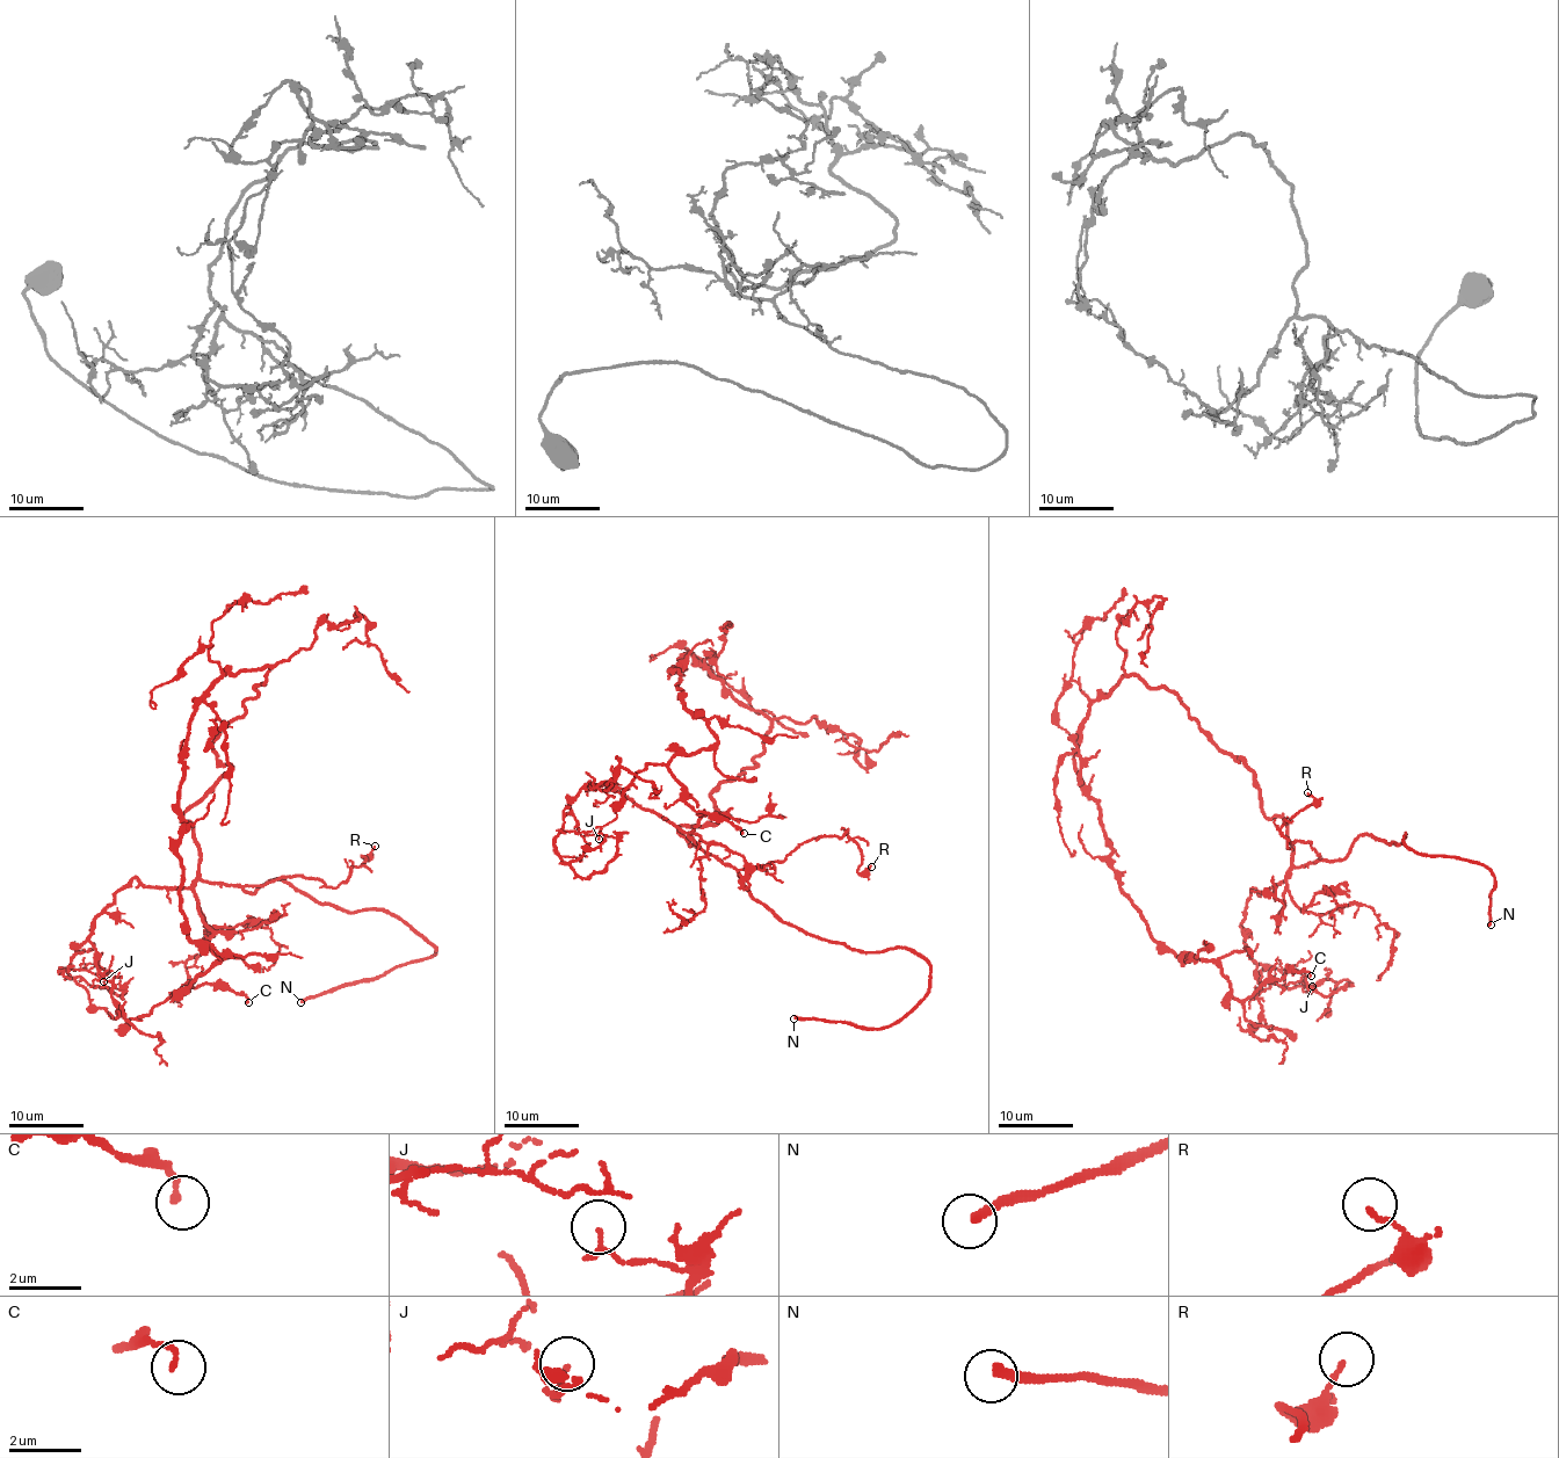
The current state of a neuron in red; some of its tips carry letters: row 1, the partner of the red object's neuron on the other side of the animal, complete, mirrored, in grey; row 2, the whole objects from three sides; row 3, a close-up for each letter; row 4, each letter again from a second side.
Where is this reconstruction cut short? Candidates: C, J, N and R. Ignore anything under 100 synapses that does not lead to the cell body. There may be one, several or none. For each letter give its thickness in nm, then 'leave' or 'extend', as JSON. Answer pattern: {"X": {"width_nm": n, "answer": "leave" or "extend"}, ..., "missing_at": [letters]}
{"C": {"width_nm": 150, "answer": "leave"}, "J": {"width_nm": 100, "answer": "leave"}, "N": {"width_nm": 220, "answer": "extend"}, "R": {"width_nm": 120, "answer": "leave"}, "missing_at": ["N"]}

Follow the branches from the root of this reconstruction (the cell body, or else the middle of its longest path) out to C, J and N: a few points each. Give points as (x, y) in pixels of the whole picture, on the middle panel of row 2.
C: (734, 778), (770, 722), (686, 653), (682, 704), (717, 740), (668, 768), (695, 811), (744, 833)
J: (734, 778), (695, 846), (592, 782), (556, 850), (589, 877), (599, 839)
N: (734, 778), (689, 843), (783, 921), (930, 967), (889, 1025), (793, 1018)

